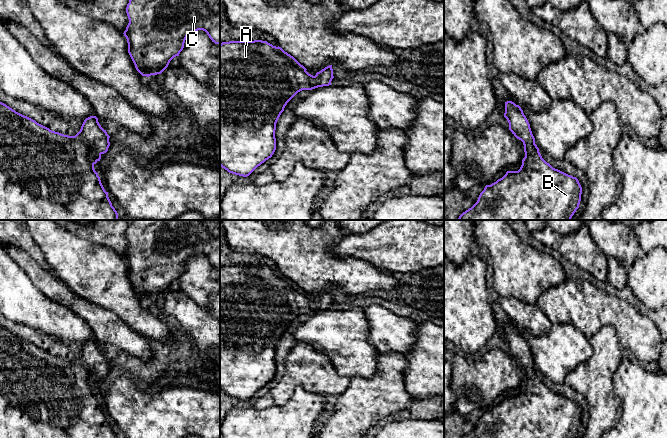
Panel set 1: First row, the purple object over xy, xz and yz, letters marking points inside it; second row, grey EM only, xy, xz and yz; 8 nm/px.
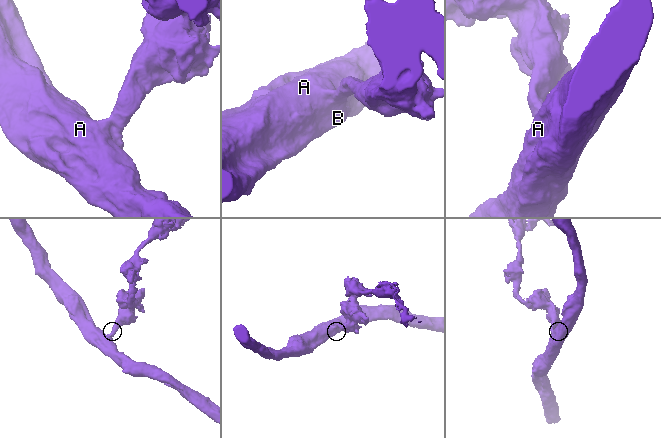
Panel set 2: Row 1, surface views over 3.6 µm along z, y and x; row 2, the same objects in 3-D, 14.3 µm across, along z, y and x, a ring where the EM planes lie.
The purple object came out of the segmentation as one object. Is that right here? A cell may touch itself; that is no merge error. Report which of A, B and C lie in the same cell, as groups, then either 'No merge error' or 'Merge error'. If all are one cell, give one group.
Groups: A B C. No merge error

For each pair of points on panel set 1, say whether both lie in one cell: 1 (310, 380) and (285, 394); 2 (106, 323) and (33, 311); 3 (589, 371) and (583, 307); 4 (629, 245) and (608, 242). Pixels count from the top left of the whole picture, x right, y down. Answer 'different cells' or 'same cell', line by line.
1: same cell
2: same cell
3: different cells
4: same cell

